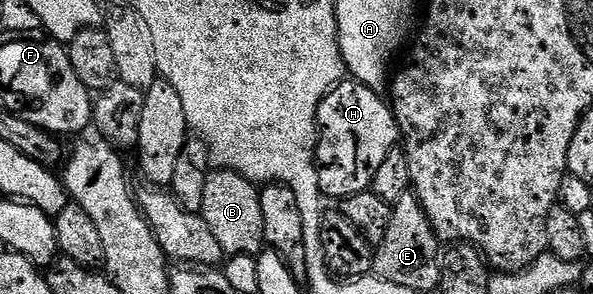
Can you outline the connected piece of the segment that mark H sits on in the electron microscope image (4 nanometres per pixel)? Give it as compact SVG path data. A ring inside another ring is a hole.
M342 81L325 96L325 100L317 106L317 172L319 173L319 189L322 196L329 195L334 201L351 197L360 191L370 190L373 178L379 170L379 165L387 158L399 143L399 128L397 118L393 116L392 106L380 99L378 92L372 87L365 87L356 81Z

